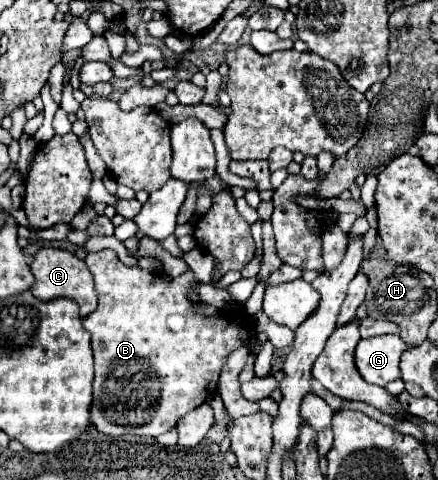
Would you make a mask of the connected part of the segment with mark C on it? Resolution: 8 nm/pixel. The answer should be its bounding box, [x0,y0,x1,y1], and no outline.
[31,249,97,317]

